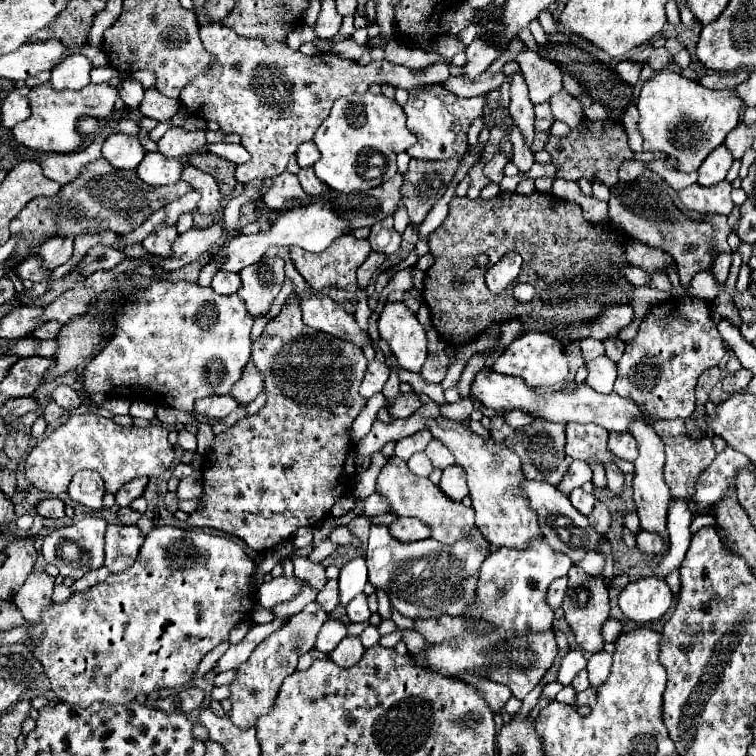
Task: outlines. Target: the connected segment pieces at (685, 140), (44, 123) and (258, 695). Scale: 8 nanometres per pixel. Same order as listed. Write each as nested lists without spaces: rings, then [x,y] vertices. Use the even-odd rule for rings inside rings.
[[[660,71],[644,83],[638,97],[638,129],[644,137],[644,151],[662,151],[668,157],[676,157],[678,171],[692,173],[738,127],[742,107],[734,89],[706,89],[698,81],[682,77],[678,71]]]
[[[42,83],[32,87],[28,95],[28,103],[32,109],[32,115],[18,123],[12,133],[18,143],[38,149],[38,151],[48,151],[48,153],[72,153],[78,151],[84,145],[84,135],[78,131],[78,121],[88,115],[98,121],[106,121],[112,115],[114,101],[118,97],[116,87],[112,85],[86,85],[80,91],[54,91],[50,83]]]
[[[308,603],[300,613],[290,617],[288,623],[280,631],[266,637],[260,643],[260,647],[254,649],[250,659],[246,663],[242,663],[242,667],[236,669],[236,677],[230,683],[230,701],[232,701],[230,719],[238,727],[242,727],[242,729],[252,727],[252,725],[256,725],[256,719],[260,715],[270,711],[284,677],[294,673],[298,657],[314,647],[316,635],[326,619],[328,619],[328,613],[324,613],[318,607],[318,603]]]

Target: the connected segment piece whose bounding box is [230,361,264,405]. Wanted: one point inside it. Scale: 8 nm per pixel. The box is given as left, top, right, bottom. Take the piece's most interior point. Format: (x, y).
(247, 388)

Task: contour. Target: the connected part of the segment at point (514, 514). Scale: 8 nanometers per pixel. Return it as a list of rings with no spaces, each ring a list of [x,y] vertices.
[[[446,417],[426,419],[426,427],[434,439],[442,441],[450,449],[450,453],[456,457],[456,465],[466,469],[468,489],[472,495],[472,509],[476,511],[476,525],[488,543],[498,547],[526,549],[532,539],[542,537],[534,509],[518,491],[518,485],[524,479],[524,475],[516,453],[492,439],[484,441],[462,423],[454,423]]]

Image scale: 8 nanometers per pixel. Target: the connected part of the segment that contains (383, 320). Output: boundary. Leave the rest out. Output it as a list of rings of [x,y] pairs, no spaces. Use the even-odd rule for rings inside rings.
[[[386,303],[378,319],[380,337],[394,351],[398,365],[420,371],[426,361],[426,331],[404,303]]]

